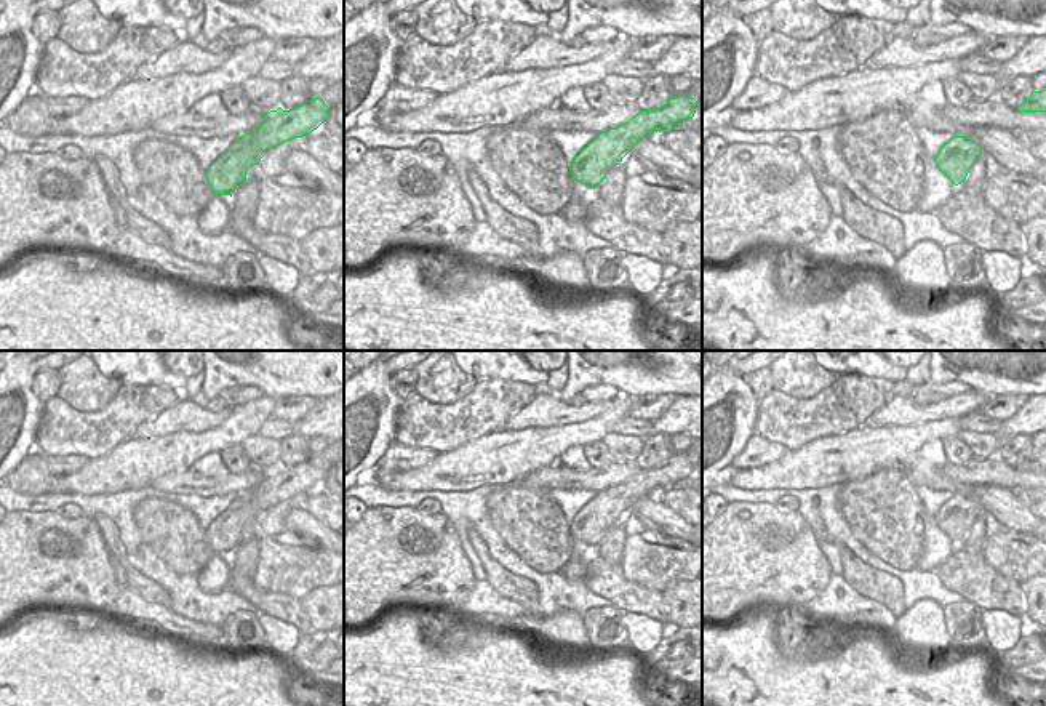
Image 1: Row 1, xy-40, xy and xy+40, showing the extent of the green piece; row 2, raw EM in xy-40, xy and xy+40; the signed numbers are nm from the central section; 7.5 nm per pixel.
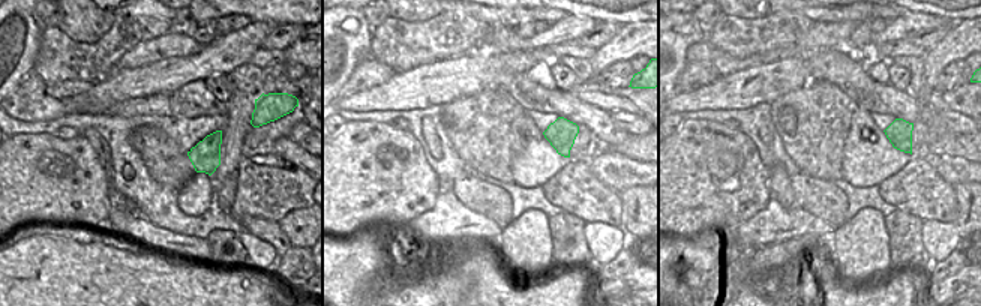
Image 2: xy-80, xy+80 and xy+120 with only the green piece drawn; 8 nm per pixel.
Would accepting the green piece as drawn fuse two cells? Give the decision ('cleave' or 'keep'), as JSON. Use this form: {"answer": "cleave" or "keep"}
{"answer": "keep"}

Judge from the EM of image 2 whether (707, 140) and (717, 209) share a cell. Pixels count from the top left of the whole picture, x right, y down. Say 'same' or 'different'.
same

